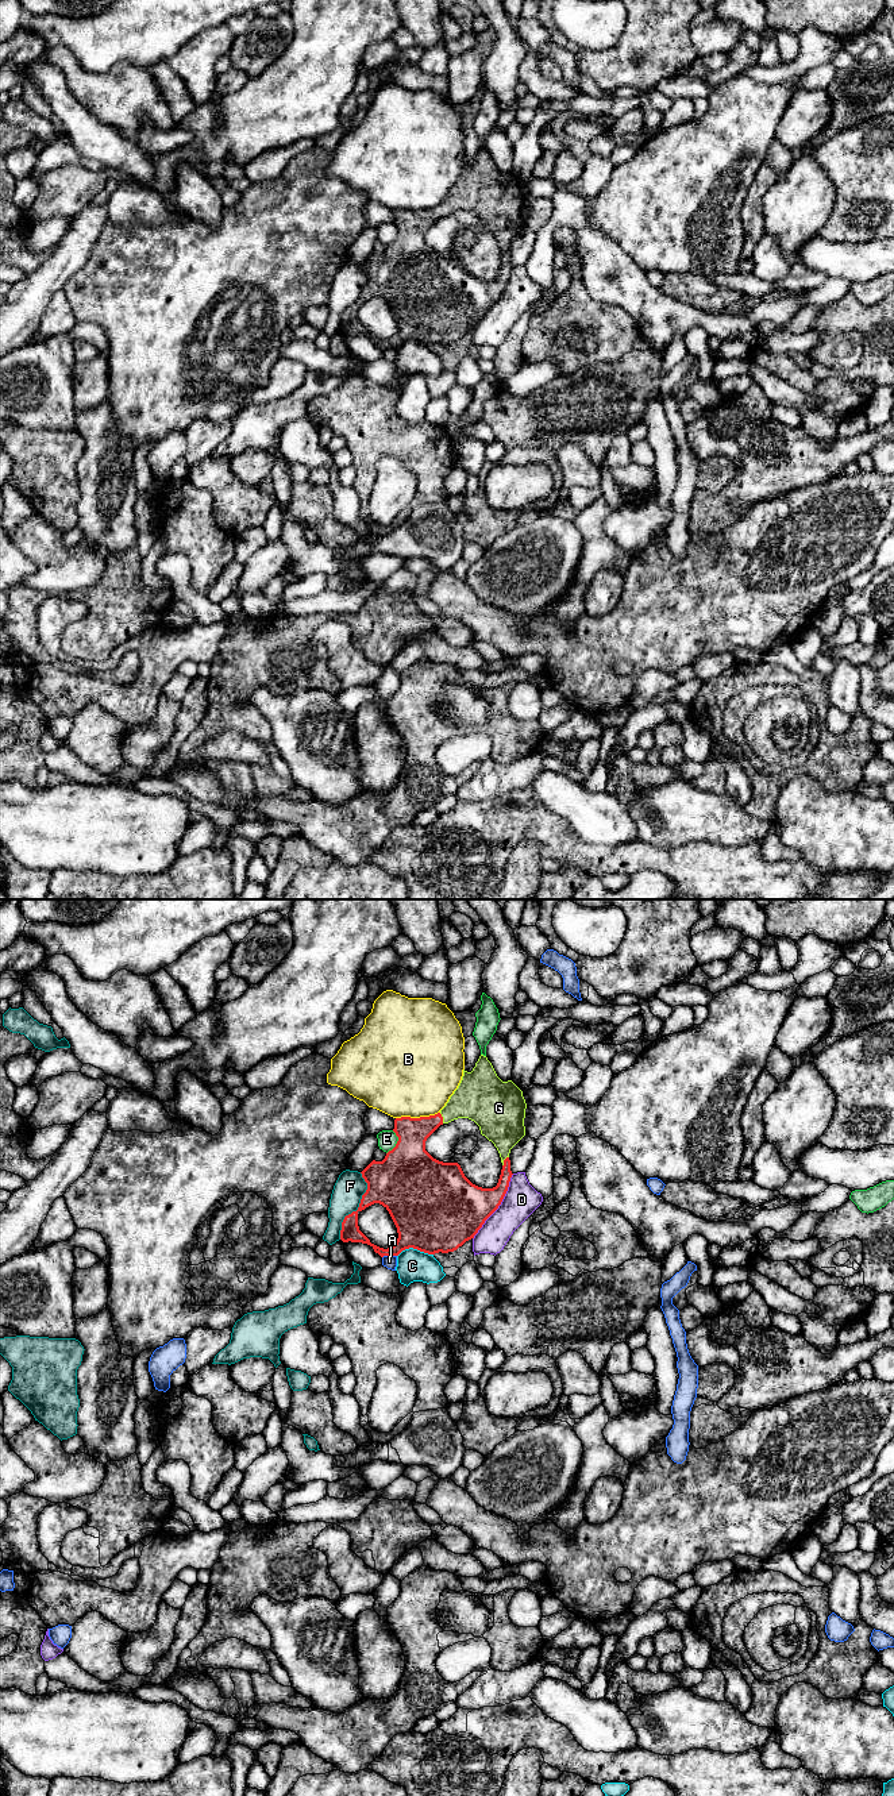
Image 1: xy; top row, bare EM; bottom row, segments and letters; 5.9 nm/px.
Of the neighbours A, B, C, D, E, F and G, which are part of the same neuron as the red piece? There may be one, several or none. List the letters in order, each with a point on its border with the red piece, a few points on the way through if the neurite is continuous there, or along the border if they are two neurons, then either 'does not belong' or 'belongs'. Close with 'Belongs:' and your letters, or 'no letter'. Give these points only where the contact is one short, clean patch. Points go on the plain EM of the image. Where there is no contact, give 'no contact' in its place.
A: meets red in xy at (389, 347); does not belong
B: meets red in xy at (417, 211); does not belong
C: meets red in xy at (415, 340); does not belong
D: meets red in xy at (498, 297); does not belong
E: meets red in xy at (397, 235); does not belong
F: meets red in xy at (358, 300); does not belong
G: meets red in xy at (442, 211); belongs
Belongs: G

